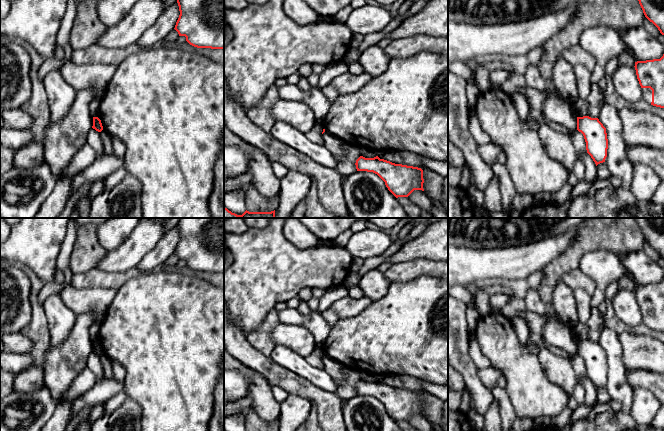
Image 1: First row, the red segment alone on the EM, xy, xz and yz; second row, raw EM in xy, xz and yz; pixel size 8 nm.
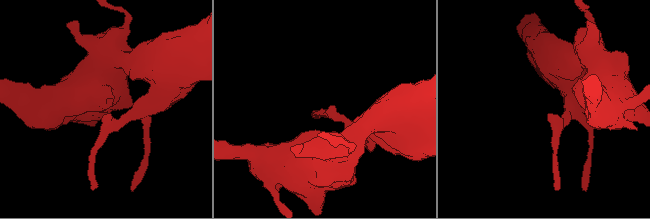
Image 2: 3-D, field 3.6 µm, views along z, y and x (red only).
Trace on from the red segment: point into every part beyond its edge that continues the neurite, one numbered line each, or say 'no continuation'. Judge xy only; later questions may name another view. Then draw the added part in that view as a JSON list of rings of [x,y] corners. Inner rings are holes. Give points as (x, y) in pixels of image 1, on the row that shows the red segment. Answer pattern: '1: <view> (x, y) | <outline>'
no continuation

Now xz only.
no continuation

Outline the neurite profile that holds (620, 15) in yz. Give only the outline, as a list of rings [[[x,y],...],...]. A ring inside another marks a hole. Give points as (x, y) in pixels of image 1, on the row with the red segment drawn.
[[[580,0],[578,10],[572,21],[566,27],[548,39],[543,45],[538,70],[545,80],[552,79],[552,68],[564,49],[579,44],[581,33],[588,28],[604,26],[615,29],[621,33],[627,29],[643,26],[645,15],[638,0]]]

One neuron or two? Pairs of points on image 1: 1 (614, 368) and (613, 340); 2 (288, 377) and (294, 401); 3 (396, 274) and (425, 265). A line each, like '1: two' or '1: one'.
1: one
2: two
3: one

